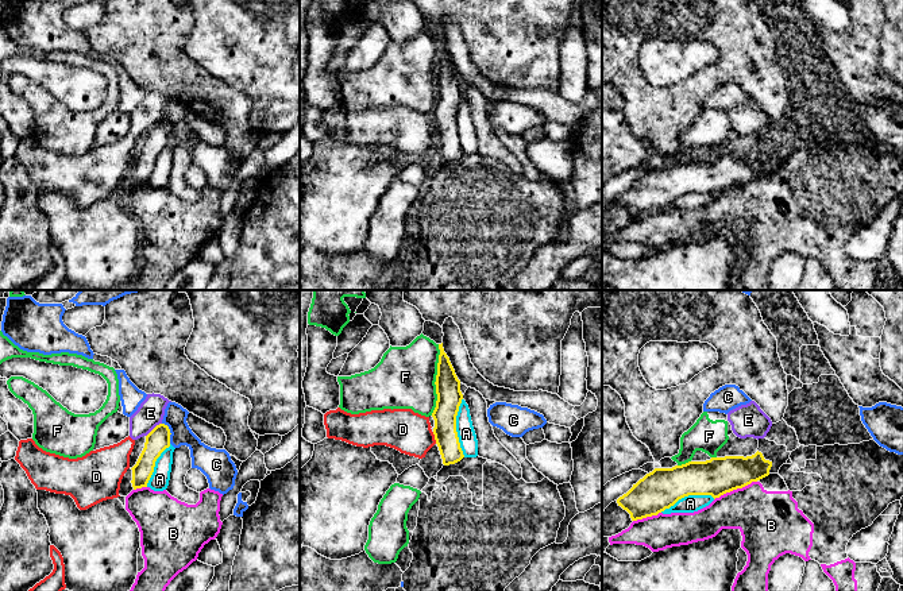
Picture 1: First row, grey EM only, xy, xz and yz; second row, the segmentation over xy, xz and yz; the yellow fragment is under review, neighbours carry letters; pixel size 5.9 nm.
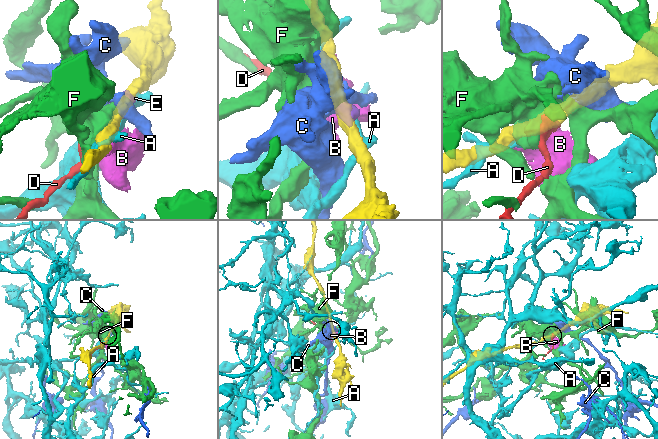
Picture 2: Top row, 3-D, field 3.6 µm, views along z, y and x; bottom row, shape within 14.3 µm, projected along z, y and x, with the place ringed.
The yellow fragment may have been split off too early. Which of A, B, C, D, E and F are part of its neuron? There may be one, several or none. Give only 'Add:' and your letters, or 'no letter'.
Add: no letter

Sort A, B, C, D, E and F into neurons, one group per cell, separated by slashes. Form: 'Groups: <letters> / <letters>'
Groups: A / B / C / D E / F

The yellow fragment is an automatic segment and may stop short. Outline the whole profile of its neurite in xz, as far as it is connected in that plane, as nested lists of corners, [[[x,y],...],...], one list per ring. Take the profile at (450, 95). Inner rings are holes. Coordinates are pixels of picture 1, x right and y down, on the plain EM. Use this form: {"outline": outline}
{"outline": [[[443,40],[439,42],[440,53],[436,73],[436,105],[432,111],[435,117],[433,132],[439,144],[443,162],[449,163],[460,159],[464,152],[456,130],[456,113],[463,97],[460,78],[444,50]]]}

